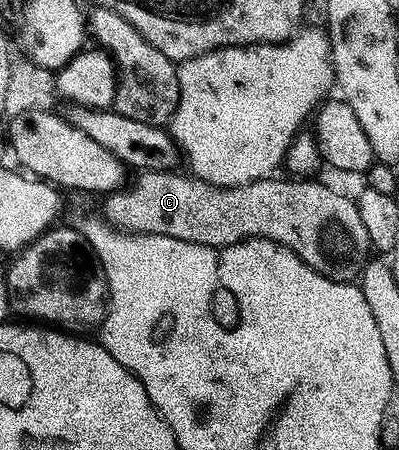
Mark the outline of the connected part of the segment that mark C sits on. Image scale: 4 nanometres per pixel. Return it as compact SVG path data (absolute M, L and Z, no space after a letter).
M143 171L136 176L139 178L132 185L124 184L114 193L106 194L102 198L102 220L112 229L122 229L125 233L165 235L181 239L185 243L208 245L216 251L252 239L275 241L286 249L292 249L310 269L316 269L321 275L331 277L334 281L354 282L369 260L372 252L371 240L369 231L365 229L365 222L361 219L358 204L352 198L350 201L345 194L322 185L319 179L278 181L278 176L272 175L248 185L210 185L186 172L175 172Z

